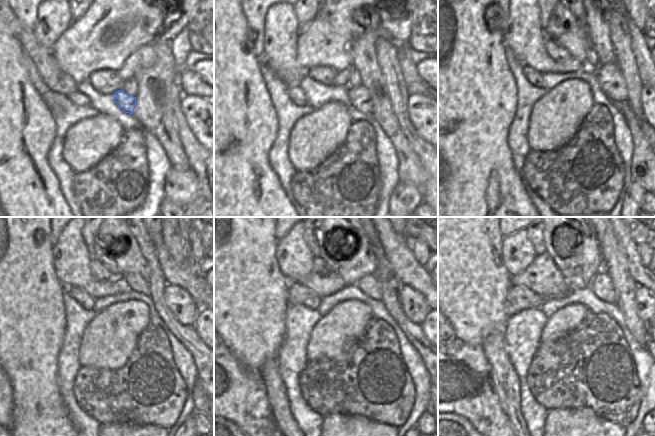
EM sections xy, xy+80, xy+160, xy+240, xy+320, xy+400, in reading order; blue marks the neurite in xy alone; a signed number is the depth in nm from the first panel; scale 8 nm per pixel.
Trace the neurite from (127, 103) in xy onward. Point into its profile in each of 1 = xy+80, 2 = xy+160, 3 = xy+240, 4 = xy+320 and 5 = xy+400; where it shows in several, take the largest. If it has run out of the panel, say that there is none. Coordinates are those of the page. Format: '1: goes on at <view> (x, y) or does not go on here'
1: goes on at xy+80 (359, 97)
2: goes on at xy+160 (610, 86)
3: goes on at xy+240 (183, 307)
4: goes on at xy+320 (413, 303)
5: goes on at xy+400 (641, 293)

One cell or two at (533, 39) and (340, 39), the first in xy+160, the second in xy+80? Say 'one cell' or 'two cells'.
two cells

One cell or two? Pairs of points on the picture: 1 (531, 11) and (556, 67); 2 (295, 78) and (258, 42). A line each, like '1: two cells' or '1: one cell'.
1: one cell
2: two cells

